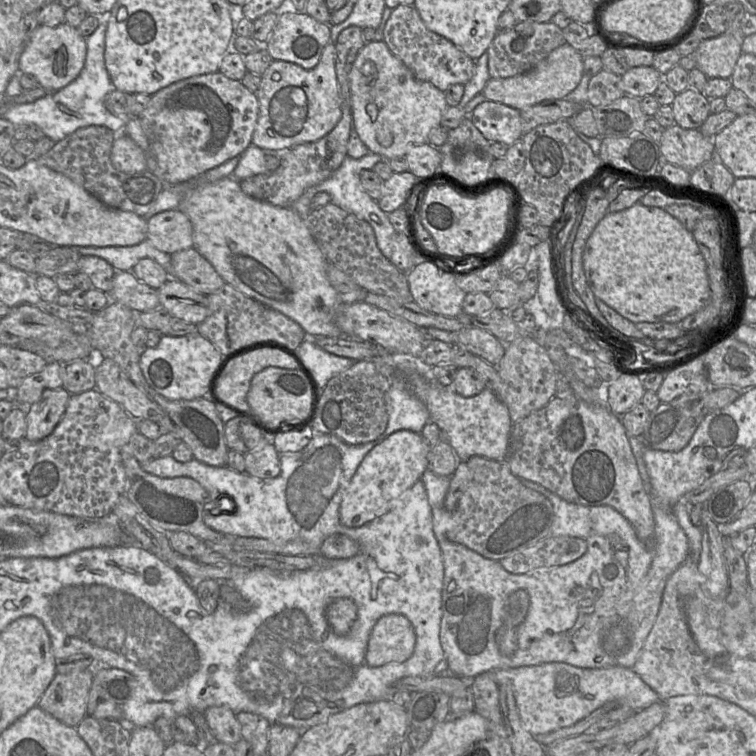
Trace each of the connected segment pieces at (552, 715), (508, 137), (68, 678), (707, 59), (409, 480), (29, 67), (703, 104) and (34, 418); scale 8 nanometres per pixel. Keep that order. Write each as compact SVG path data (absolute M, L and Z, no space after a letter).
M550 662L512 669L498 669L494 671L494 679L498 685L511 685L522 725L533 735L545 734L574 725L609 701L616 701L619 706L638 712L661 700L659 695L631 668L621 666L580 668L566 663Z
M486 100L479 104L468 117L490 143L500 142L509 147L523 136L520 111L502 103Z
M89 669L71 674L56 673L37 706L62 723L77 728L78 724L87 716L87 700L93 680L94 673Z
M722 34L704 39L695 51L696 68L708 79L730 79L741 54L740 37Z
M399 430L375 446L362 460L340 504L341 523L350 528L383 516L429 468L430 450L419 433Z
M67 23L55 27L39 25L27 41L19 59L19 73L32 74L39 85L57 91L74 81L81 73L87 55L87 38Z
M690 88L676 94L671 107L675 123L686 129L699 129L711 114L709 98Z
M63 387L47 389L37 402L26 407L25 438L39 441L49 436L63 417L69 397L70 393Z

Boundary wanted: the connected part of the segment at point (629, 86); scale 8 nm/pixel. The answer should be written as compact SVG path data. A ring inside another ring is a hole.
M652 66L630 68L621 76L624 95L637 99L653 95L663 76Z

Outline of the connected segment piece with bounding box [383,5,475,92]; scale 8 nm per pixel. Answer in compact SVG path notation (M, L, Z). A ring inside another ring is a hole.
M399 5L384 27L384 42L391 53L422 81L428 81L445 92L453 84L465 85L473 76L475 61L451 41L429 30L414 5Z

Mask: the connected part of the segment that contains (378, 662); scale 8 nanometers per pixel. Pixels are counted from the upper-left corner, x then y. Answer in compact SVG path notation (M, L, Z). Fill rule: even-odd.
M387 614L374 625L366 651L366 663L379 667L408 660L416 645L411 622L401 614Z

